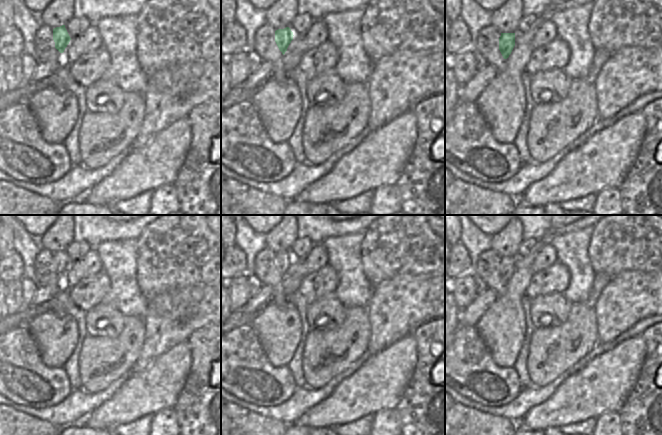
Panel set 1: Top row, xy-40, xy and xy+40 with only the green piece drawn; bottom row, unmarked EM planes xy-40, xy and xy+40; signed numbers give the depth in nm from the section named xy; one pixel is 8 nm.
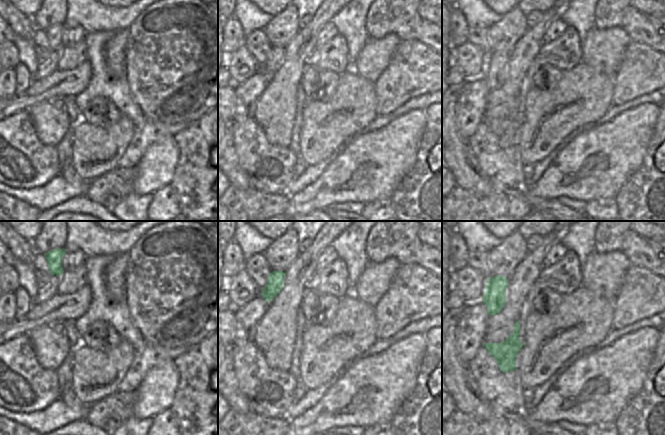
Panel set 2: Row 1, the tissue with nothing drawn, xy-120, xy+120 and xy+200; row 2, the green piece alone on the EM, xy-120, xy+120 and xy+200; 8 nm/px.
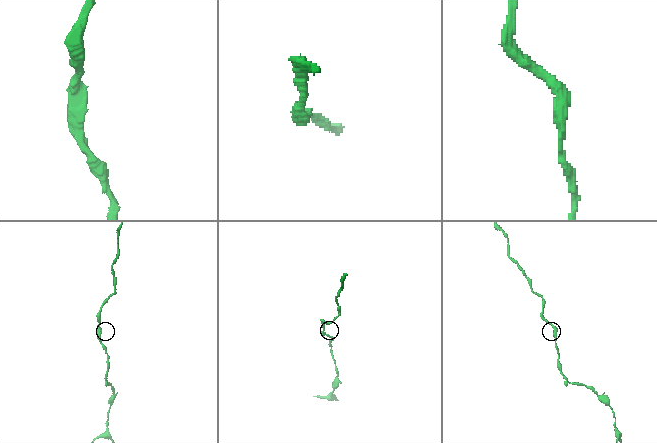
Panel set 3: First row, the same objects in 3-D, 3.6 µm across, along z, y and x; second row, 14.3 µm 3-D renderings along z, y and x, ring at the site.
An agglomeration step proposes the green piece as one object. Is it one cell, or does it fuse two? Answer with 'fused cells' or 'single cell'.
single cell

